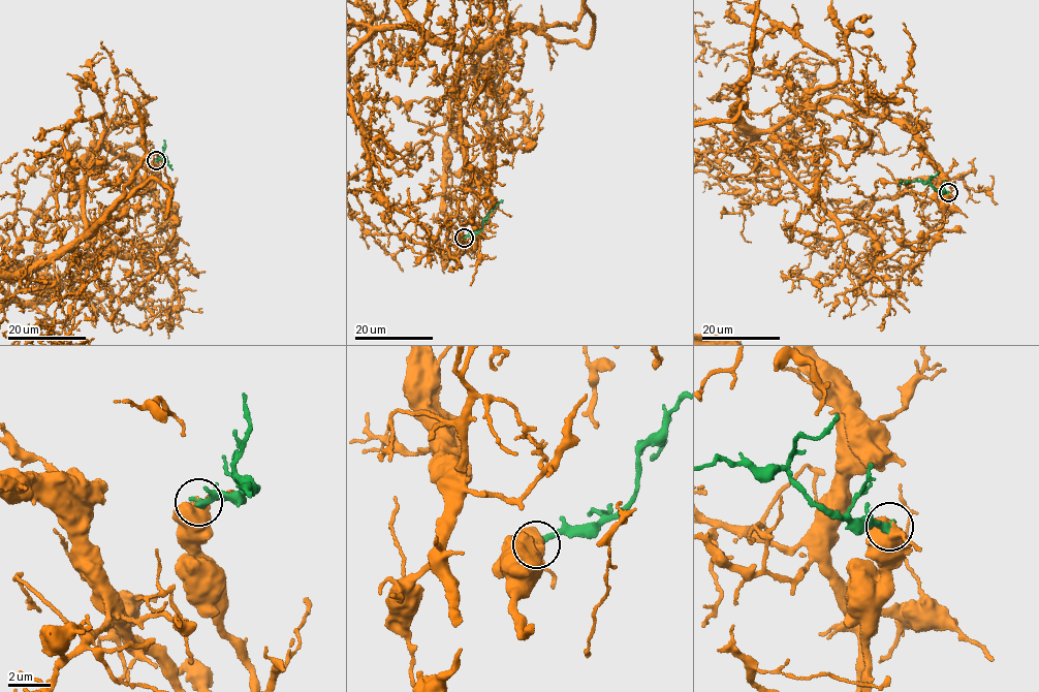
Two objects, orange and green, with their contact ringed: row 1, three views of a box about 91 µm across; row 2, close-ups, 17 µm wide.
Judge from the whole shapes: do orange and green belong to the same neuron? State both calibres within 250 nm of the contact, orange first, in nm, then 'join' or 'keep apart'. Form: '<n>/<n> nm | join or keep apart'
500/320 nm | join

